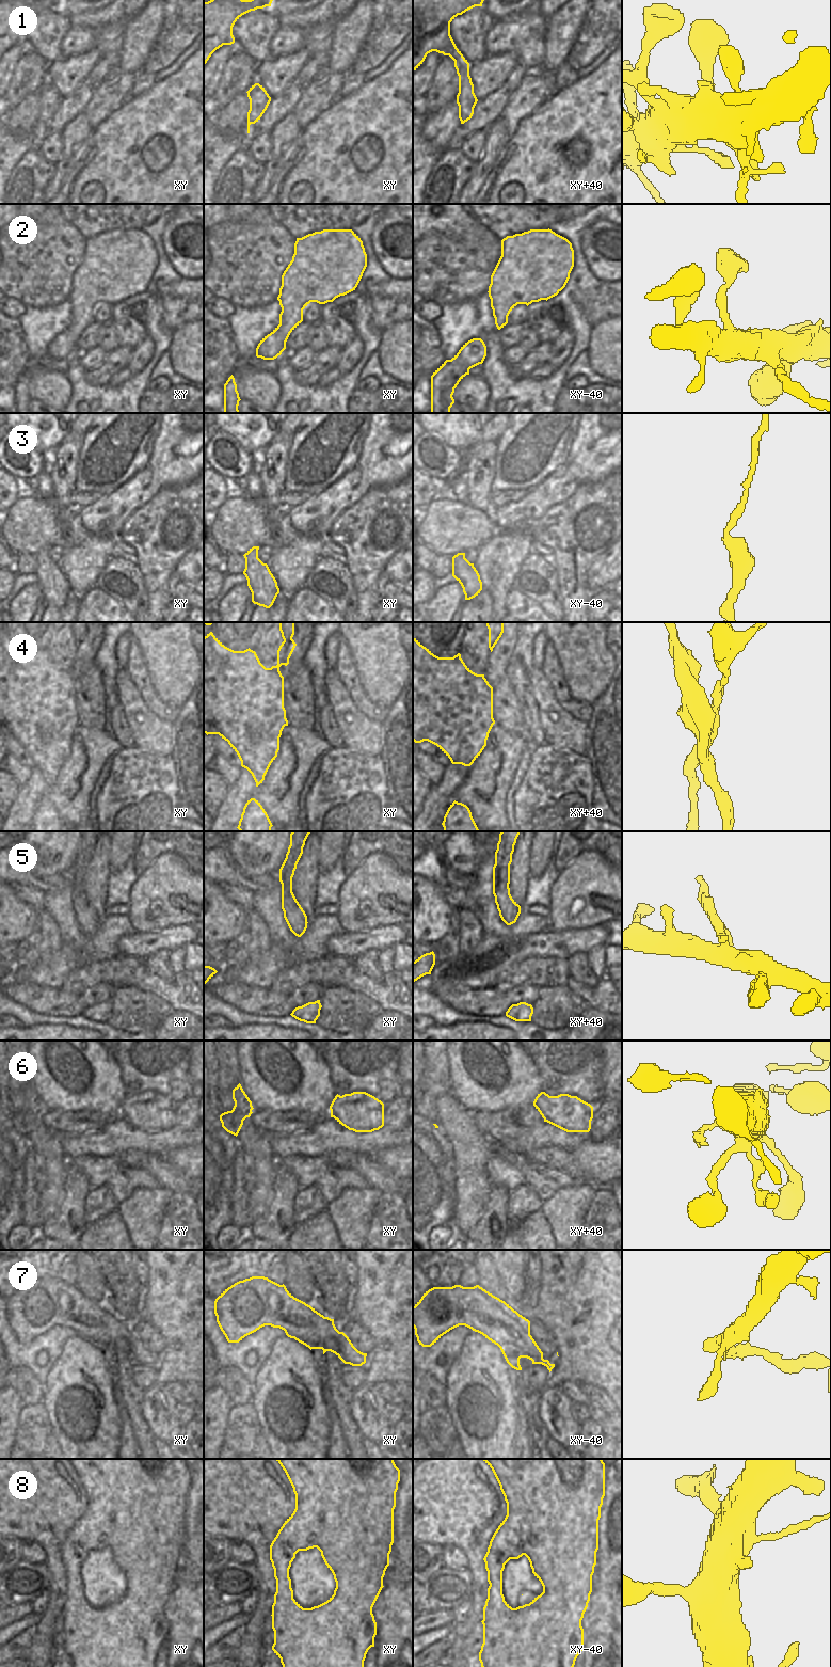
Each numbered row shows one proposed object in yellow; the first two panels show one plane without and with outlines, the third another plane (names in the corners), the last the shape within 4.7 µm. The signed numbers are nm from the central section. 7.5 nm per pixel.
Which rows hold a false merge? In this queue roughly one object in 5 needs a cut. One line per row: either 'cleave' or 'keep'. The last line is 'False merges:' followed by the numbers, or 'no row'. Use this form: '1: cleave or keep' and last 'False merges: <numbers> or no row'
1: keep
2: keep
3: keep
4: cleave
5: keep
6: keep
7: keep
8: keep
False merges: 4

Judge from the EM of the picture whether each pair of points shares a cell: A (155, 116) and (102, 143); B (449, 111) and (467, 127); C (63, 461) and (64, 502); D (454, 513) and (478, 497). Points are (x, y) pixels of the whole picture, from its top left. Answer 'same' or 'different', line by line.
A: same
B: different
C: same
D: different

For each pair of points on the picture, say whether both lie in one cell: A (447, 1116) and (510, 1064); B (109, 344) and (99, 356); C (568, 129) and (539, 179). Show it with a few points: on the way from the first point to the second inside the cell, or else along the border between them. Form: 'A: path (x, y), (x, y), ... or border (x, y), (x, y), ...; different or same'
A: border (449, 1092), (473, 1111); different
B: border (98, 346), (107, 352); different
C: path (559, 142), (557, 161), (552, 167); same

